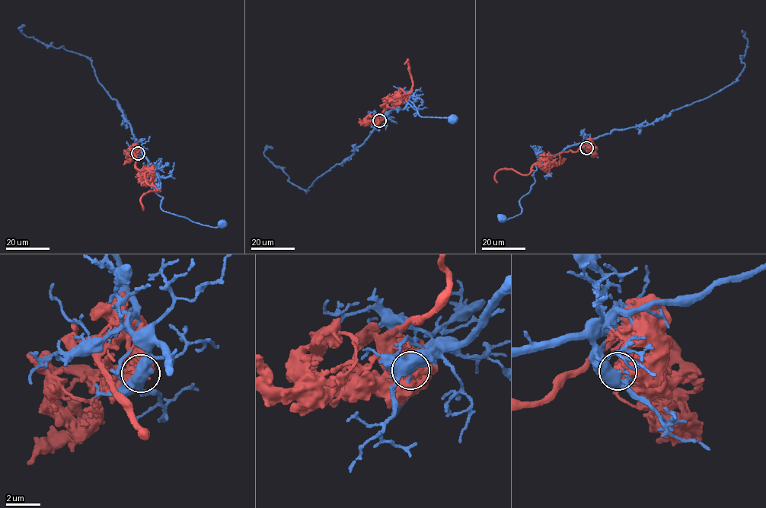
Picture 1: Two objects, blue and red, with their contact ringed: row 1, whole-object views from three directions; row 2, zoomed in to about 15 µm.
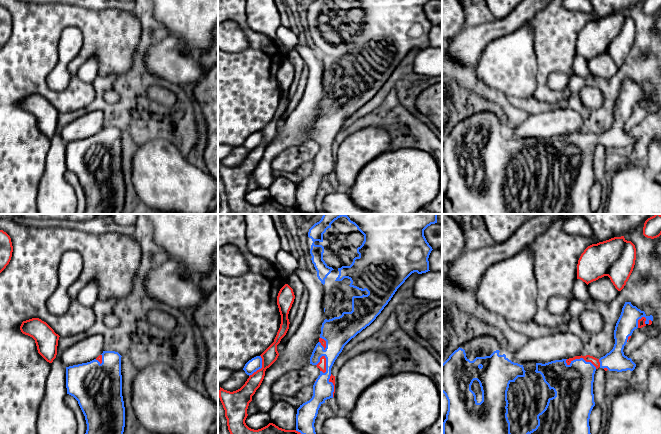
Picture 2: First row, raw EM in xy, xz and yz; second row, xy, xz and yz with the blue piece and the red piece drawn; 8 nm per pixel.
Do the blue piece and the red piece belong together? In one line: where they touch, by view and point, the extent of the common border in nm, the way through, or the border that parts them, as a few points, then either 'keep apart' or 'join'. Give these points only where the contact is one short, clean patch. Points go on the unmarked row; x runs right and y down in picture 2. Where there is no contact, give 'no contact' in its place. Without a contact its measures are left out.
yz (580, 134) | 260 nm | keep apart

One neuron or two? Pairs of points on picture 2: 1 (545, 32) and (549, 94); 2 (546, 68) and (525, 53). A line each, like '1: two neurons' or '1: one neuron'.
1: one neuron
2: two neurons

